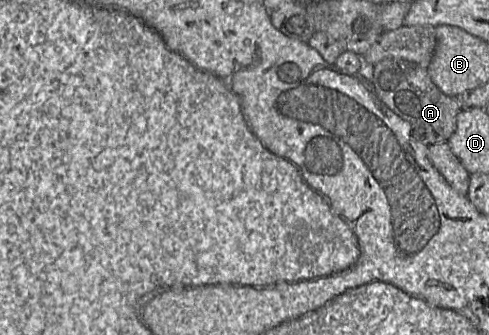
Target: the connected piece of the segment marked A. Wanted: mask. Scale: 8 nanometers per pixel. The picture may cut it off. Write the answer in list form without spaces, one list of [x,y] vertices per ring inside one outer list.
[[[385,58],[373,64],[371,82],[380,101],[407,121],[427,146],[447,142],[456,129],[461,99],[444,94],[431,80],[428,69],[417,63]]]

